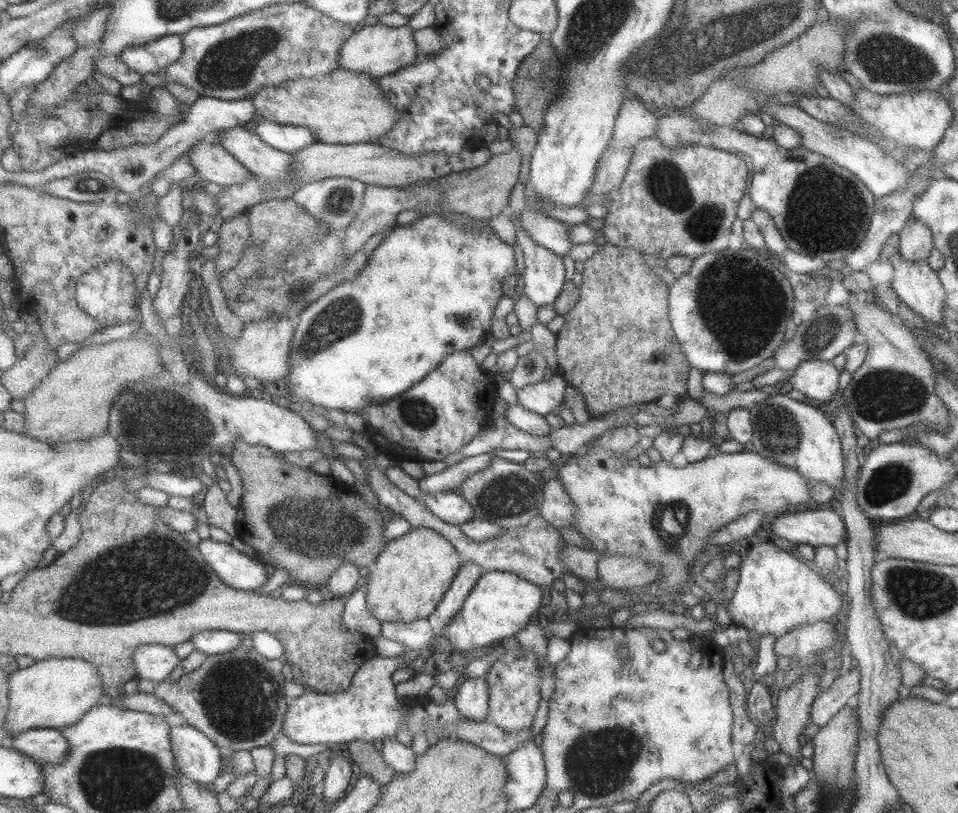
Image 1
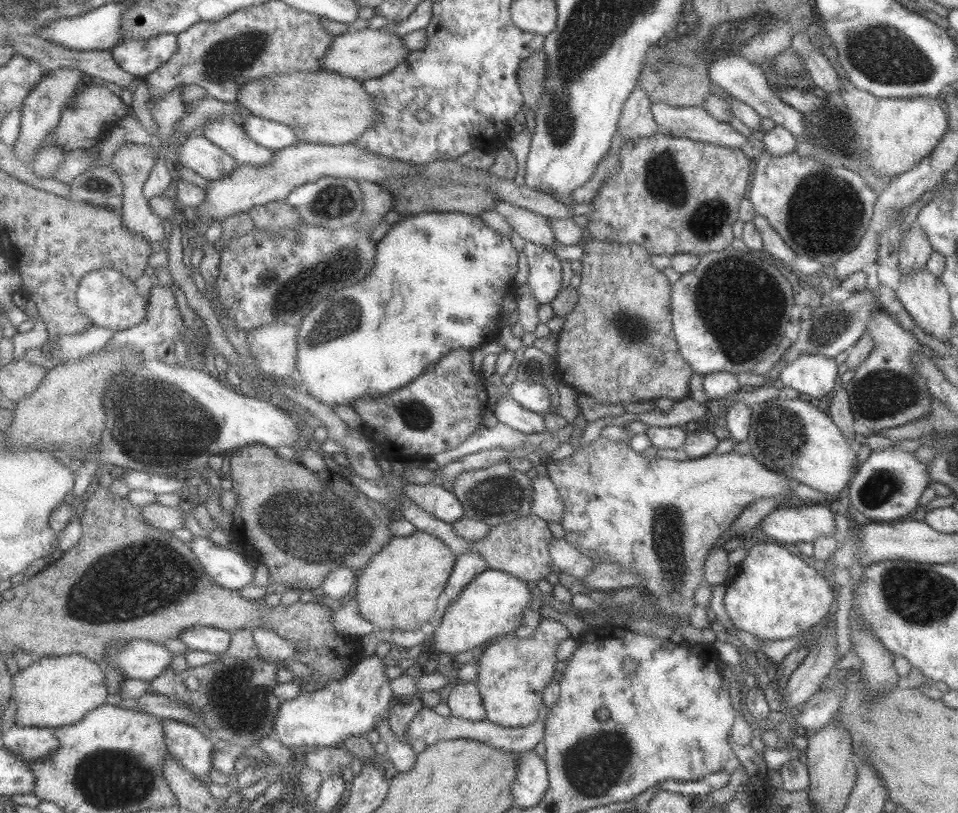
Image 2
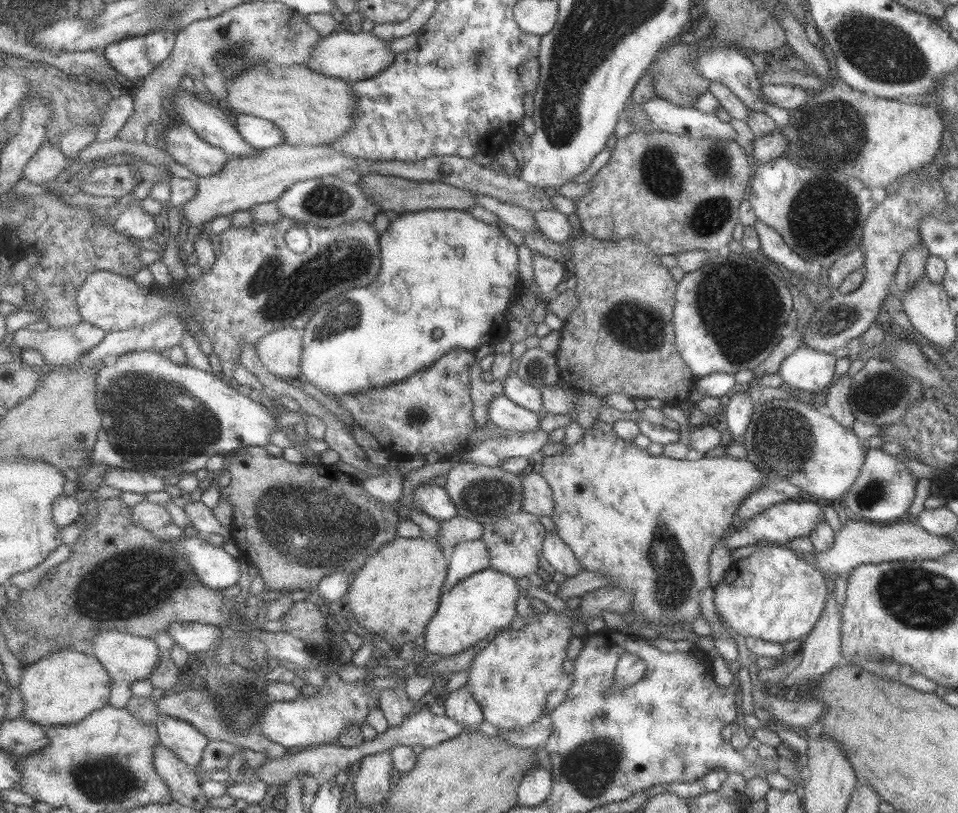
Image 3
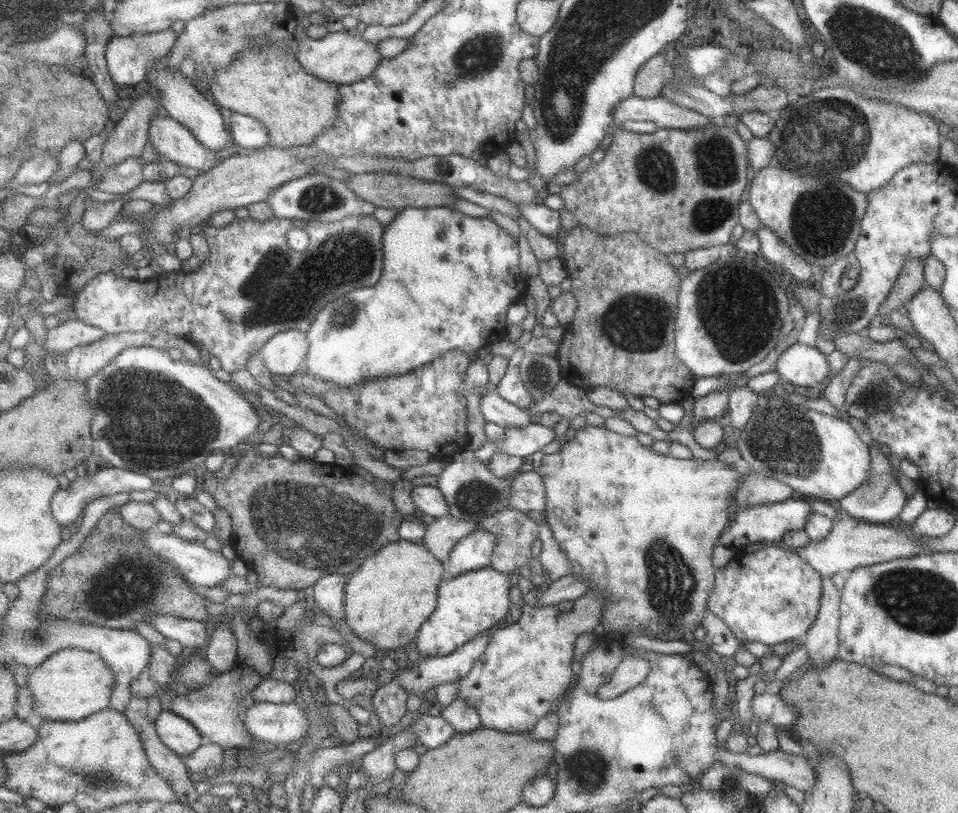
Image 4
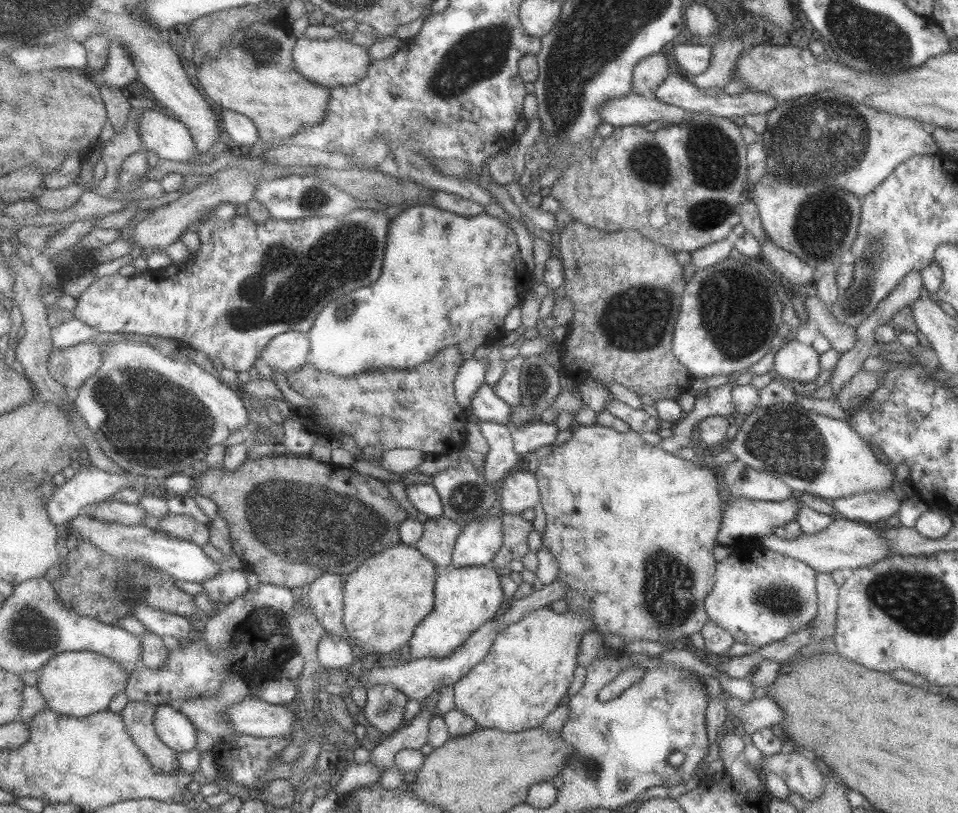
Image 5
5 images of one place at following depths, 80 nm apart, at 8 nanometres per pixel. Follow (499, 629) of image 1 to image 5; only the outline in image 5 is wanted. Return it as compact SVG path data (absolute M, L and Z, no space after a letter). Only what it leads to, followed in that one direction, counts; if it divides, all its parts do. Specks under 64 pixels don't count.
M451 566L437 575L436 603L431 614L416 628L410 640L411 658L445 658L454 655L473 632L497 616L503 604L501 570L490 566Z

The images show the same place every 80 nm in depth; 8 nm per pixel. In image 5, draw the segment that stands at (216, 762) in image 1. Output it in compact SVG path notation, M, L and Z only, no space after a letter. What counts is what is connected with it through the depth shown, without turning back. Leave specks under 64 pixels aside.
M163 704L159 705L156 713L155 727L163 743L177 752L195 749L198 729L183 712Z

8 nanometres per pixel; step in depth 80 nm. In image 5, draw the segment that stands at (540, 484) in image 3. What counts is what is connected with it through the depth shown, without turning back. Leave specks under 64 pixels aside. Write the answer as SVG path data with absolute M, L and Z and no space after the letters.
M512 470L504 474L500 487L502 512L520 514L540 502L535 476L527 471Z

